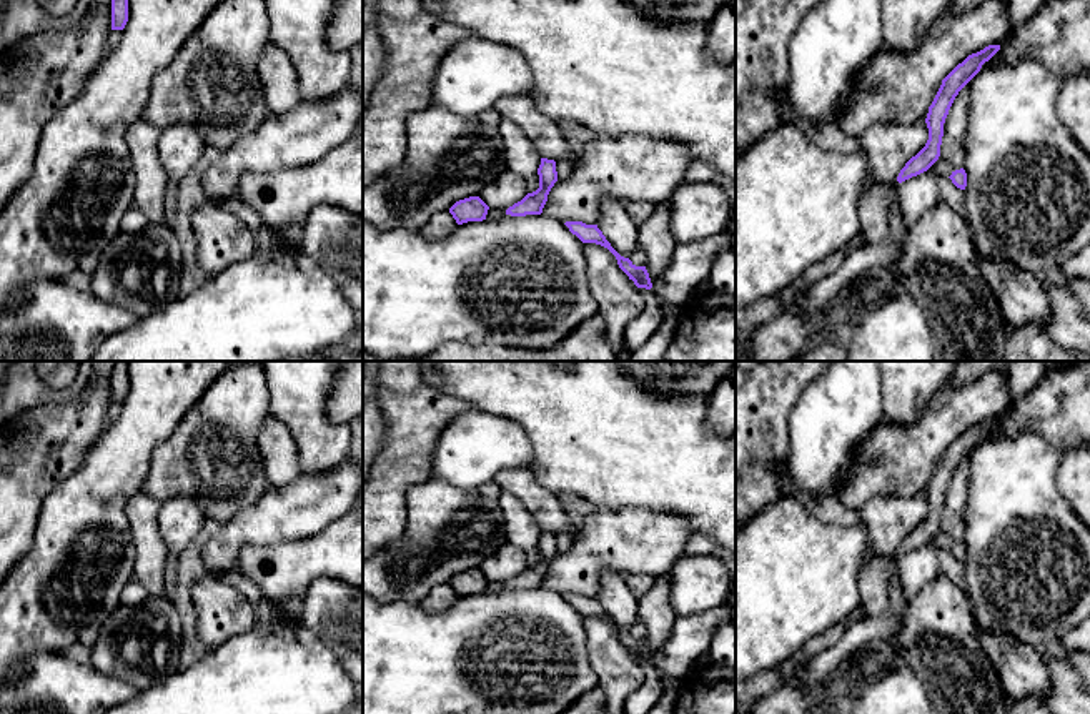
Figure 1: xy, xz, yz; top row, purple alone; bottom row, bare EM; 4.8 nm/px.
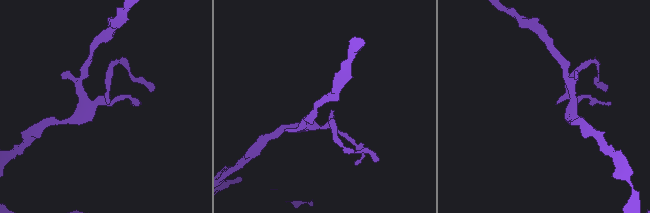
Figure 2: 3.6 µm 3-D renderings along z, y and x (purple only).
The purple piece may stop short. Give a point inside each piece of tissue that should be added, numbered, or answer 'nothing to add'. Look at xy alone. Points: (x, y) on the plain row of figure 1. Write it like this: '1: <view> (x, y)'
nothing to add

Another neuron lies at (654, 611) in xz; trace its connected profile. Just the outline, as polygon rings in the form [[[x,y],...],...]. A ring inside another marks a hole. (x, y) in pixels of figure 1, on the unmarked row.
[[[671,571],[656,578],[651,589],[637,599],[637,621],[646,626],[646,642],[651,656],[657,656],[671,636],[677,614],[671,601]]]

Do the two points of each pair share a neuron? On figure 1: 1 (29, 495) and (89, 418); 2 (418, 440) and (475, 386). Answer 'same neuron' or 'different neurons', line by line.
1: same neuron
2: different neurons

